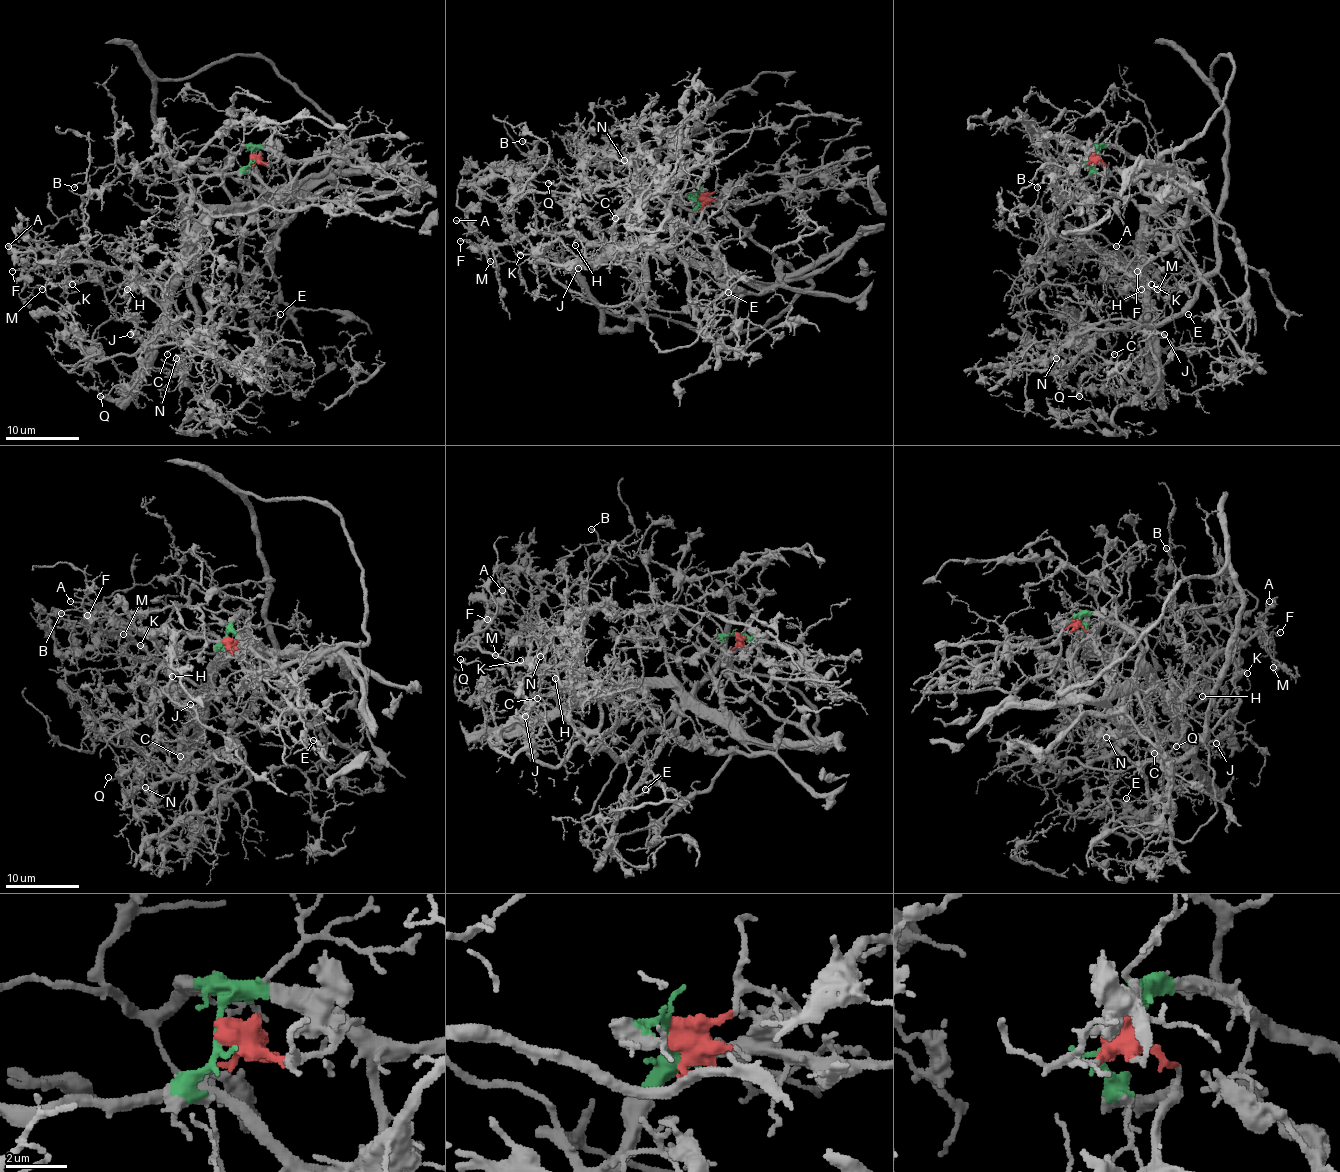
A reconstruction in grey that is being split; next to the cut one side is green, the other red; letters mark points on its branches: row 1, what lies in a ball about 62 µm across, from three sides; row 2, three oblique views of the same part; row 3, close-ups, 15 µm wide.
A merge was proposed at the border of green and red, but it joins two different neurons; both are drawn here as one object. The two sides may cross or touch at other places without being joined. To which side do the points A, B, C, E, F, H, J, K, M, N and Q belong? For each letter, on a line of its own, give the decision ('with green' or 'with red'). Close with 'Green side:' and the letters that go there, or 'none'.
A: with green
B: with green
C: with green
E: with green
F: with green
H: with green
J: with green
K: with green
M: with green
N: with green
Q: with green
Green side: A, B, C, E, F, H, J, K, M, N, Q

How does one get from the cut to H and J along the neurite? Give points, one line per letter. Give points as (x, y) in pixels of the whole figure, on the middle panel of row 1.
H: (699, 196), (671, 257), (679, 255), (664, 250), (588, 244), (579, 238), (573, 242), (575, 246)
J: (699, 196), (688, 226), (677, 238), (671, 257), (679, 255), (664, 250), (616, 248), (590, 257), (577, 268)

